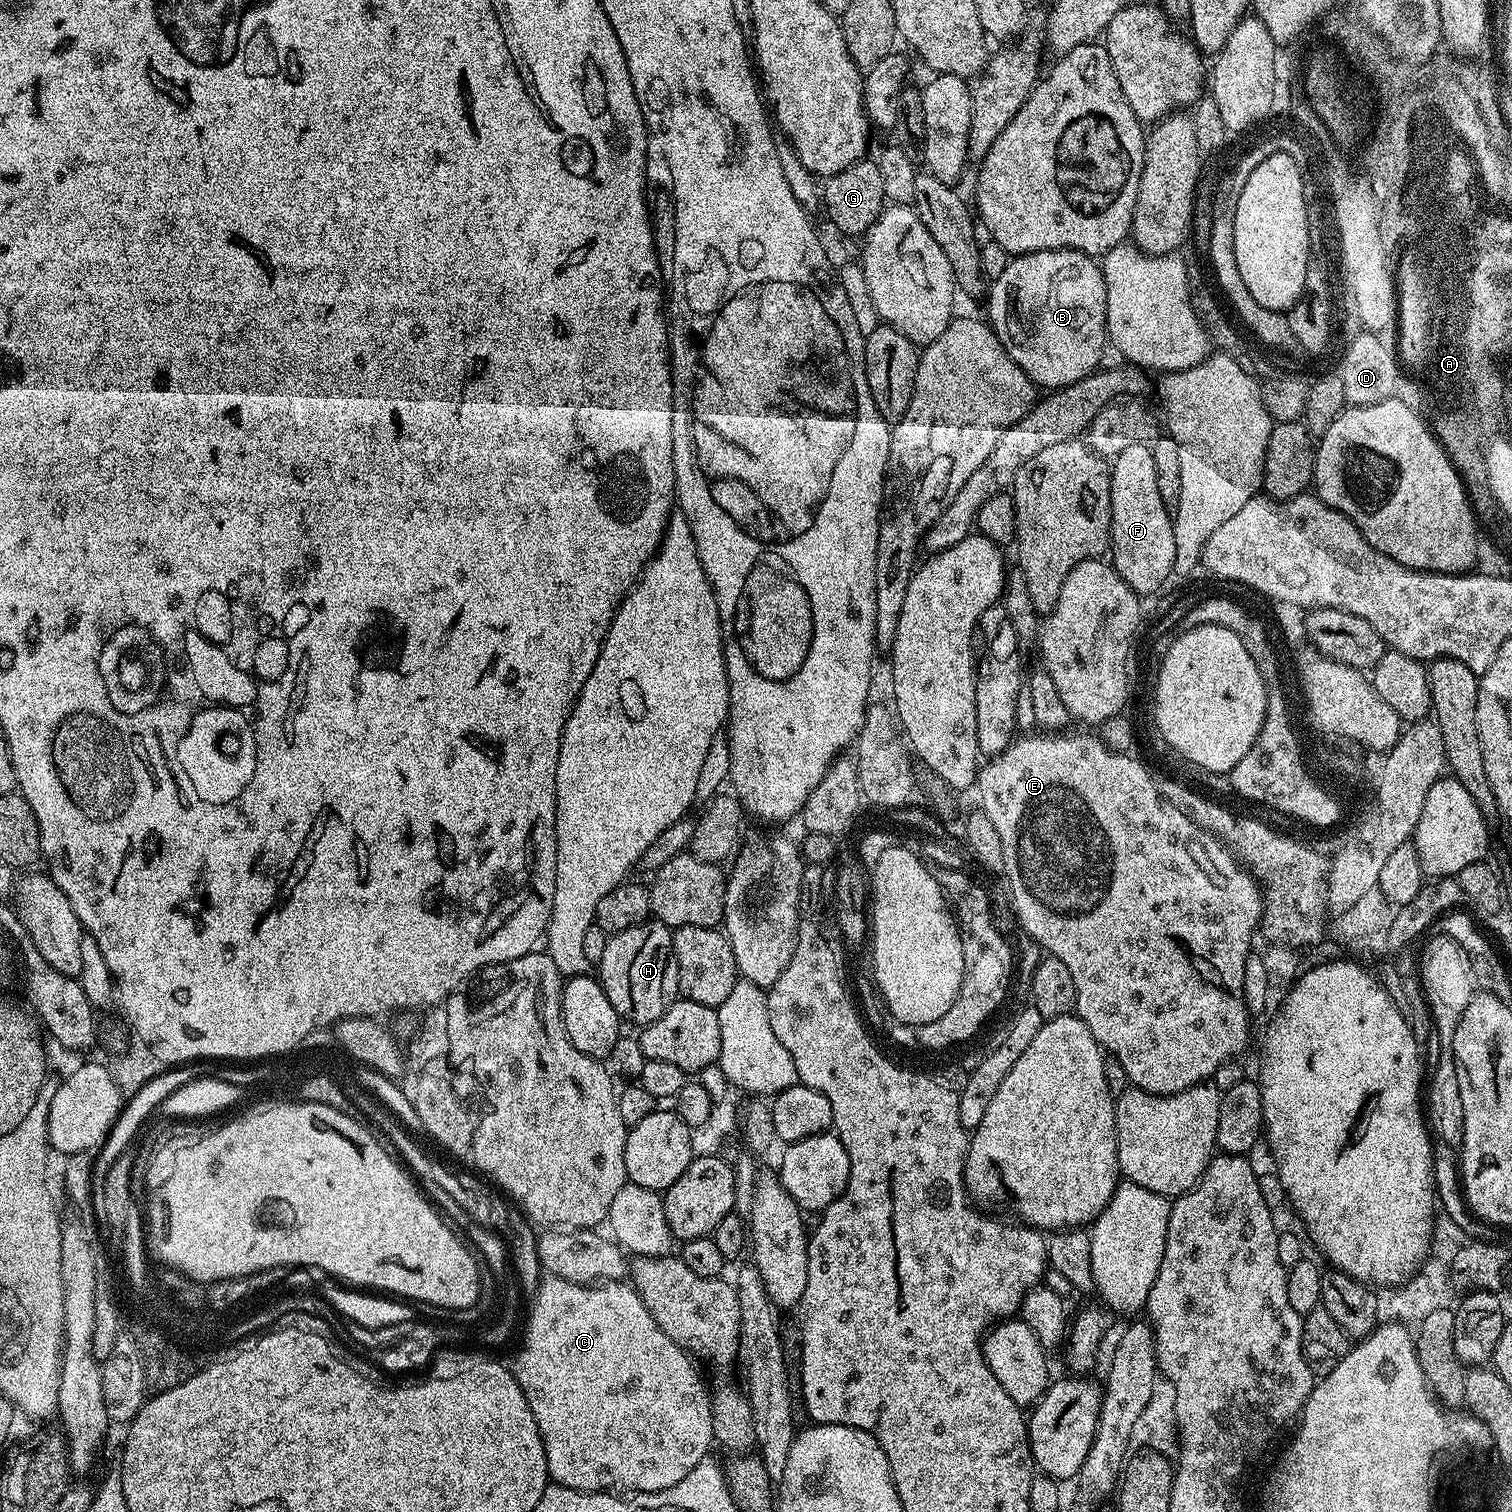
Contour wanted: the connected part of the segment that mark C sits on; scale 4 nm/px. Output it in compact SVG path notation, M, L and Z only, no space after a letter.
M548 1276L541 1279L539 1287L536 1288L534 1295L531 1297L532 1309L528 1312L528 1325L524 1328L524 1345L516 1352L516 1361L511 1361L510 1367L514 1378L518 1382L518 1386L522 1386L522 1394L526 1394L526 1402L530 1402L530 1414L534 1414L534 1422L538 1422L538 1430L542 1438L542 1446L546 1450L546 1466L548 1474L553 1484L561 1484L570 1490L578 1490L579 1492L607 1492L609 1494L635 1494L637 1492L657 1492L658 1490L666 1490L670 1486L678 1486L678 1482L682 1482L682 1478L686 1478L686 1474L690 1474L690 1470L694 1470L694 1466L698 1466L698 1462L702 1462L709 1455L708 1447L713 1447L714 1437L712 1434L712 1397L709 1389L706 1387L706 1380L700 1377L700 1372L695 1368L693 1357L684 1349L679 1348L676 1343L666 1335L658 1326L658 1322L654 1322L654 1318L650 1314L650 1310L646 1310L646 1306L642 1302L642 1298L636 1293L635 1288L624 1282L601 1282L598 1284L575 1284L569 1280L563 1280L557 1276Z

